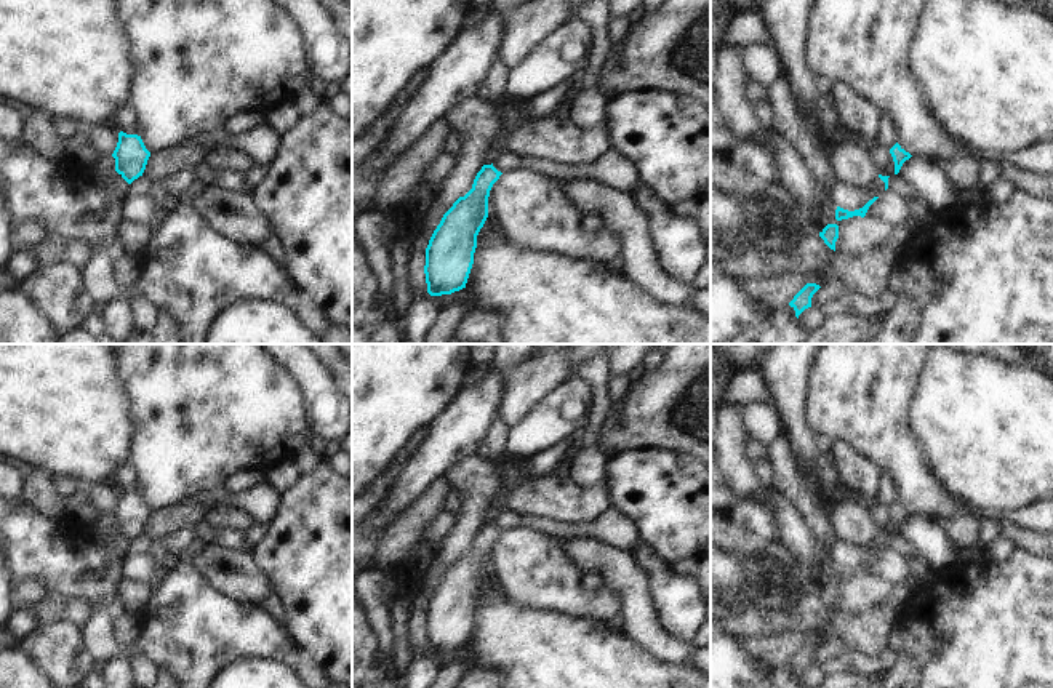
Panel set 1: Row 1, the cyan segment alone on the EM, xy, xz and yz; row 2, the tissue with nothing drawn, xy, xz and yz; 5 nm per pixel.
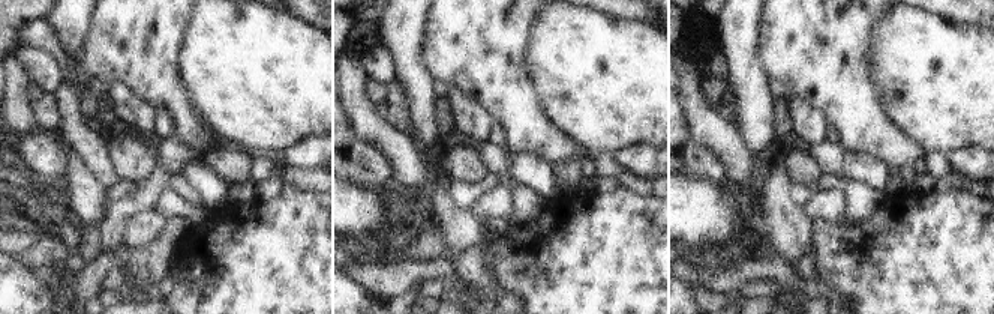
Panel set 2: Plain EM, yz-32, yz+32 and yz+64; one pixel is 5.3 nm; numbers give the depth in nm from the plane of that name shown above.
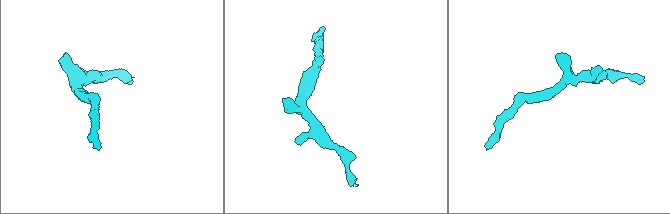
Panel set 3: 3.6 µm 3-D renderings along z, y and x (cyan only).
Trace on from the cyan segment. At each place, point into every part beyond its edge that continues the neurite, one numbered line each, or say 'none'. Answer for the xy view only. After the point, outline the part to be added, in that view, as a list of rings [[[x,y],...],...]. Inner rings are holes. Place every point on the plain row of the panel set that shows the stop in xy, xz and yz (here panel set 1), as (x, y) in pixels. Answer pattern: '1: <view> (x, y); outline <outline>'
none

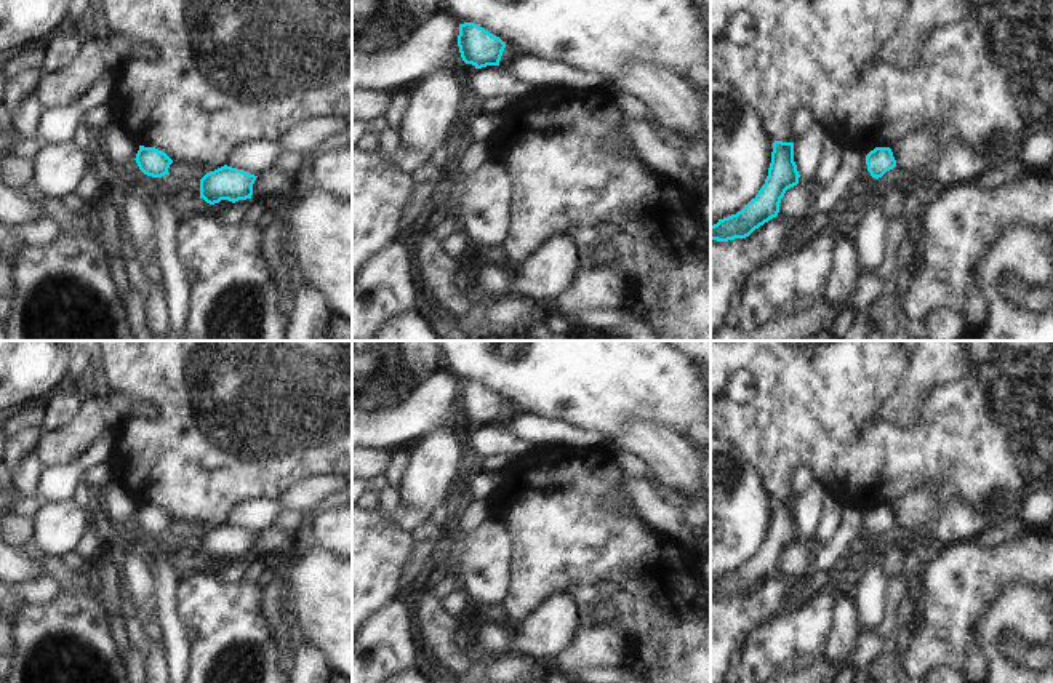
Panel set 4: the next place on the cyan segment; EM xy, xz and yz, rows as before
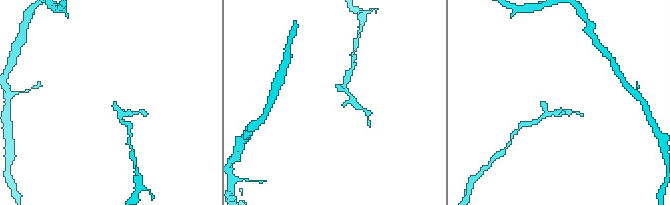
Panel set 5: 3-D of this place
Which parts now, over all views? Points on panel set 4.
none

